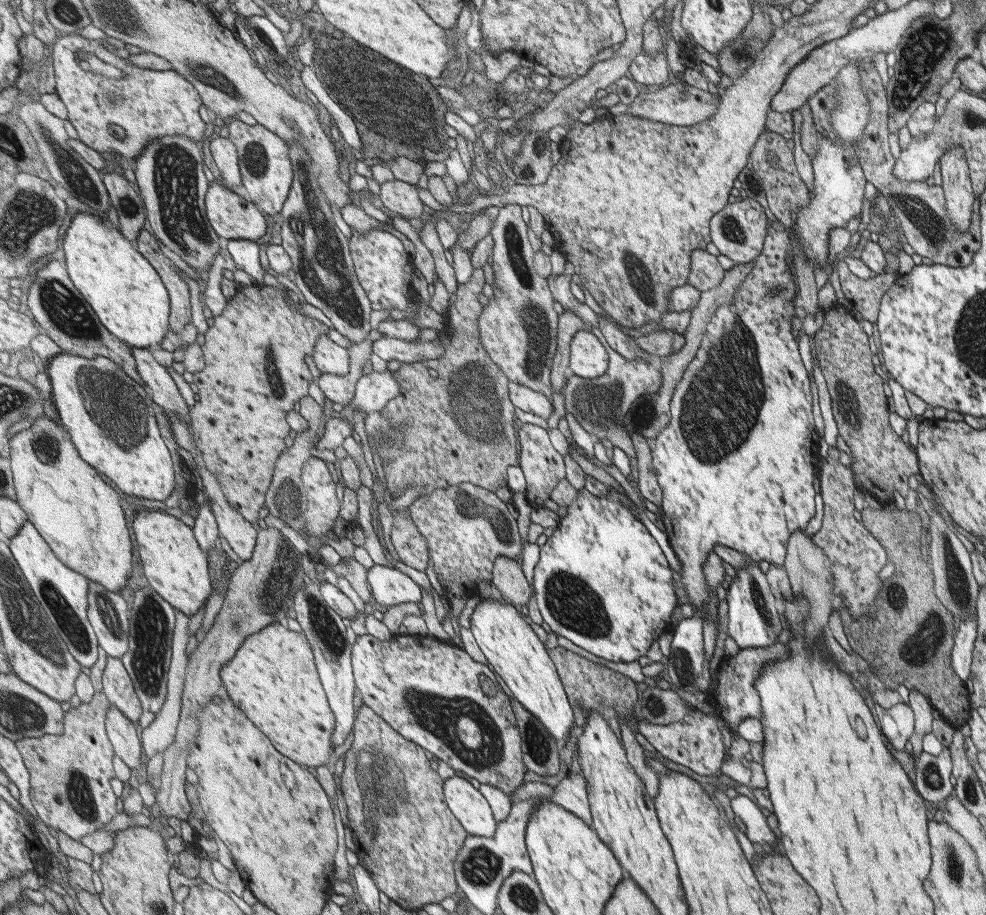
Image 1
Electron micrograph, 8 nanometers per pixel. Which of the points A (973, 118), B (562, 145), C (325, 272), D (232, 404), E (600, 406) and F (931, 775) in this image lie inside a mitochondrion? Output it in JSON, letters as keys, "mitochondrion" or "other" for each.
{"A":"mitochondrion","B":"other","C":"mitochondrion","D":"other","E":"mitochondrion","F":"mitochondrion"}

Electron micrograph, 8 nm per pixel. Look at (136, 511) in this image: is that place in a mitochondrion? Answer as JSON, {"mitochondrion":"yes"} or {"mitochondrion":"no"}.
{"mitochondrion":"no"}

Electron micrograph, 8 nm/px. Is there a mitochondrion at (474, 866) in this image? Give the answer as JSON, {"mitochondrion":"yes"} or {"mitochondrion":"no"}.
{"mitochondrion":"yes"}

